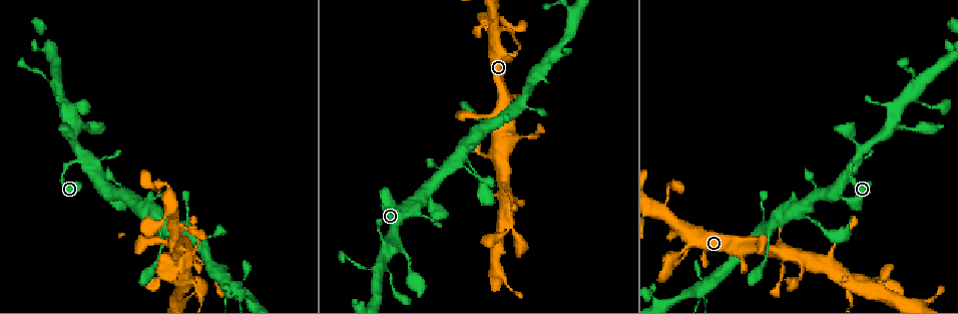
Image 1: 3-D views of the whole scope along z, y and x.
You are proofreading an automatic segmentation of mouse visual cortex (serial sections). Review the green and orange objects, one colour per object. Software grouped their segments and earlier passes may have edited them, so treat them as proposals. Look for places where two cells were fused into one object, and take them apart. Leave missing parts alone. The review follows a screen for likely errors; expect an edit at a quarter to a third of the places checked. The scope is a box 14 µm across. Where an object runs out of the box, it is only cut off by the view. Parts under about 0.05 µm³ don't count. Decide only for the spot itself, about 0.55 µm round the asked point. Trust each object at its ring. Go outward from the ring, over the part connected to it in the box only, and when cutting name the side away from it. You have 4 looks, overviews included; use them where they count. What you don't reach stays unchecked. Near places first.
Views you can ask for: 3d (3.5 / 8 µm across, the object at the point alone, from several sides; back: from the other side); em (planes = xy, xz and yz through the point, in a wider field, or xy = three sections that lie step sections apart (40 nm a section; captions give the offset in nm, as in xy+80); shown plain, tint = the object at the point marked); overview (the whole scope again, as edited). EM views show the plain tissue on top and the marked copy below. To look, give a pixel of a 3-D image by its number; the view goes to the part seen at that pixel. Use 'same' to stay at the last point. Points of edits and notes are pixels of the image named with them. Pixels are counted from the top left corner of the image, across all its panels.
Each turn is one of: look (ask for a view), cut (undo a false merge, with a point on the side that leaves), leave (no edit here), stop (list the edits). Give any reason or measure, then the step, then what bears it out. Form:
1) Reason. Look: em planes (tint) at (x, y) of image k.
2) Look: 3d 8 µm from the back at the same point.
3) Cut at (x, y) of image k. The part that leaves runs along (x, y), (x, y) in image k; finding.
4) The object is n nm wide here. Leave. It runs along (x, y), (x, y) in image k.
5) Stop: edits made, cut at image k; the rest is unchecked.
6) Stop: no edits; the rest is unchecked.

Looks like a crossing. Look: 3d 3.5 µm at (79, 162) of image 1.

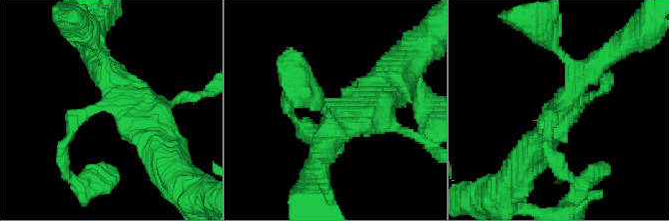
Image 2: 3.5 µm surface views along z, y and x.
Look: em xy step 2 (tint) at (114, 106) of image 2.

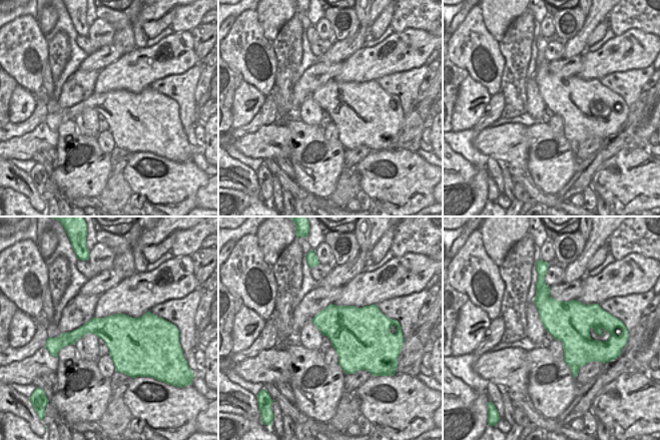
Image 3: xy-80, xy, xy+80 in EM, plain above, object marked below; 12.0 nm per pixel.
4 arms meet here; the arms are 200, 250, 400, 450 nm wide. Leave. It runs along (292, 97), (355, 110), (382, 82) in image 2; one cell here.

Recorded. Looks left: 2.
Narrows sharply. Look: 3d 3.5 µm at (365, 268) of image 1.

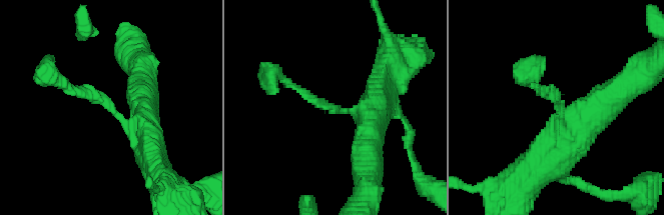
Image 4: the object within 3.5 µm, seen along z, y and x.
The arms are 150, 500 nm wide. Look: em xy step 1 (tint) at (561, 116) of image 4.

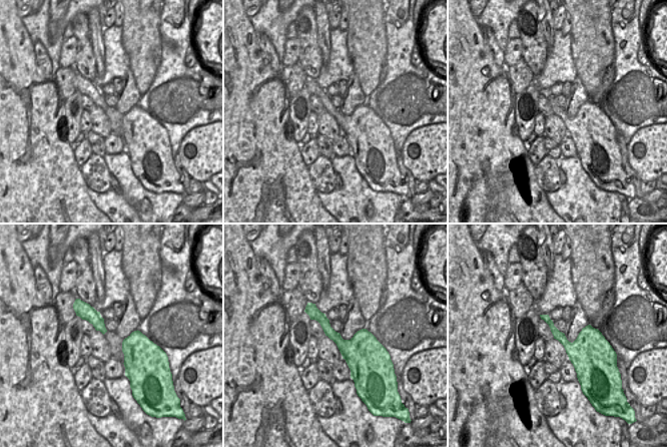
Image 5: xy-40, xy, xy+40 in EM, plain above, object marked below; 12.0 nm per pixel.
Leave. It runs along (154, 159), (139, 126), (68, 89) in image 4; continuous, no second cell.

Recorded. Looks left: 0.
Stop: no edits; the rest is unchecked.

